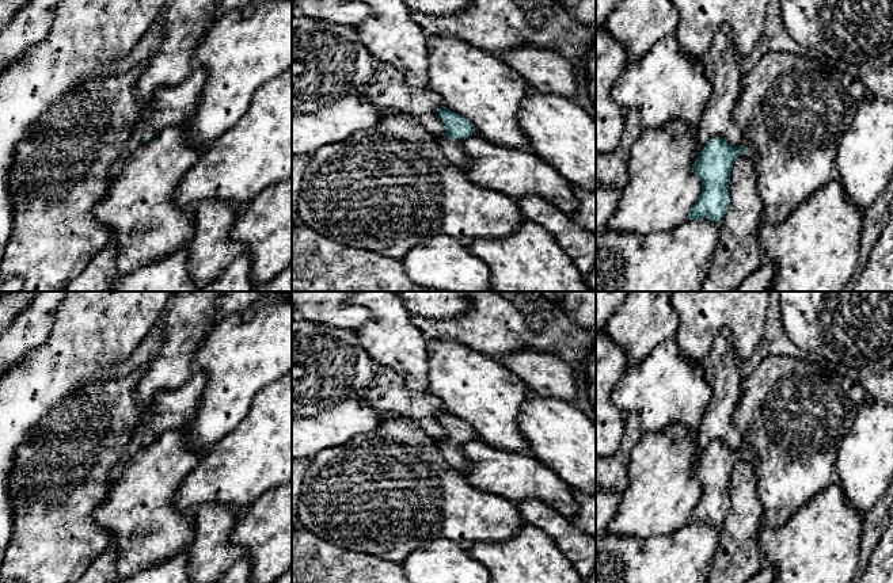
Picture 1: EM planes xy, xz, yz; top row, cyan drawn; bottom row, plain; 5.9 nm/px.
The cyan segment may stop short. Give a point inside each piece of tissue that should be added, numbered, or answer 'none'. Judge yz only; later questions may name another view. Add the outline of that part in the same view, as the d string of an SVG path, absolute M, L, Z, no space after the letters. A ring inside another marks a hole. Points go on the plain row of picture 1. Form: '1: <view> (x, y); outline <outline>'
1: yz (751, 454); outline M742 445L742 450L746 453L746 457L749 458L749 462L753 468L757 466L759 464L759 457L757 454L753 451L752 447L746 446L746 445Z

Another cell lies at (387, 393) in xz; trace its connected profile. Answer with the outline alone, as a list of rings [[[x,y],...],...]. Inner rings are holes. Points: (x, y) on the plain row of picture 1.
[[[381,366],[370,385],[364,390],[362,404],[379,414],[398,414],[415,423],[433,439],[445,439],[446,431],[438,422],[445,409],[441,399],[428,392],[410,389],[403,377]]]

